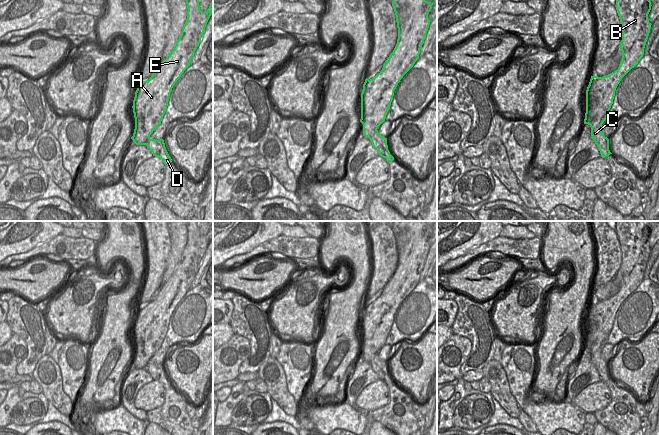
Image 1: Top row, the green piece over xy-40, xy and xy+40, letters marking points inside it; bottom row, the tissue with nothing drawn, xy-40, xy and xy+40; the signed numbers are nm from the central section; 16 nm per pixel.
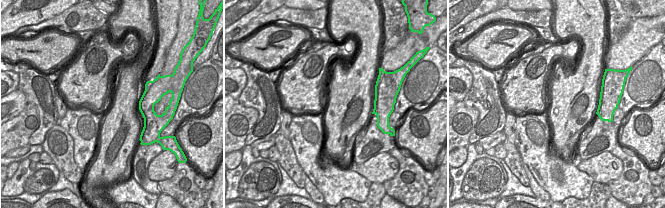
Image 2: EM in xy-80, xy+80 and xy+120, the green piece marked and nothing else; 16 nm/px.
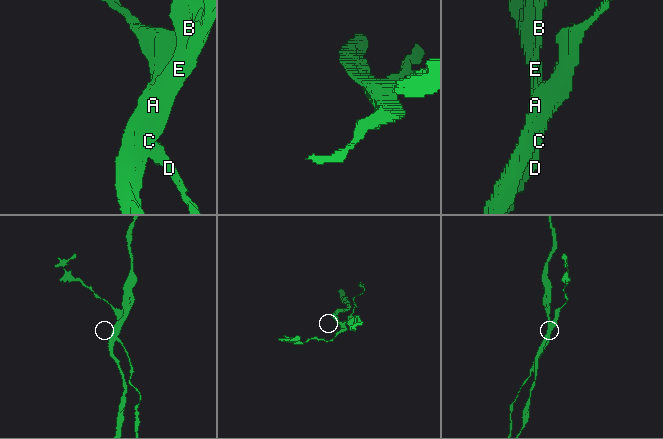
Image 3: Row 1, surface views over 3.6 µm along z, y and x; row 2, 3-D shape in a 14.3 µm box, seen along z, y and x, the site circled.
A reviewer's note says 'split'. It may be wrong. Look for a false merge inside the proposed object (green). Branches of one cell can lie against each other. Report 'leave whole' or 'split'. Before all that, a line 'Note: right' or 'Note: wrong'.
Note: right
split

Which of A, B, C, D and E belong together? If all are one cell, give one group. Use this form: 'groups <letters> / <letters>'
groups A B E / C D

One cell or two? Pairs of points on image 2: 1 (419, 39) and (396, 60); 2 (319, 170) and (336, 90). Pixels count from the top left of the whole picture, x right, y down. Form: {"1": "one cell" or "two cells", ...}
{"1": "one cell", "2": "two cells"}

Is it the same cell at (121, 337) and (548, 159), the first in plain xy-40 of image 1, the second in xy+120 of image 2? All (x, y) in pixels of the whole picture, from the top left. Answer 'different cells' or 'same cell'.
different cells

